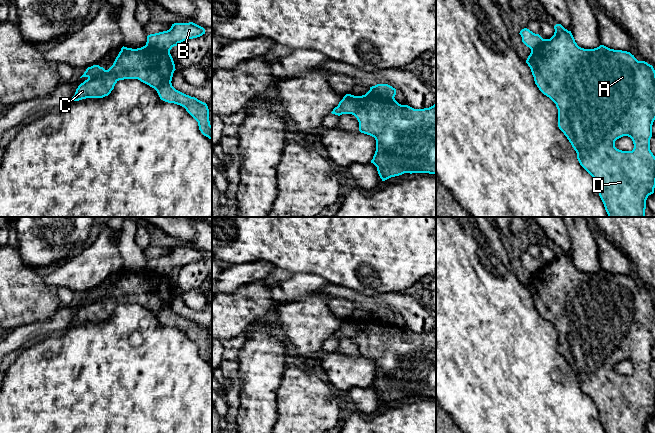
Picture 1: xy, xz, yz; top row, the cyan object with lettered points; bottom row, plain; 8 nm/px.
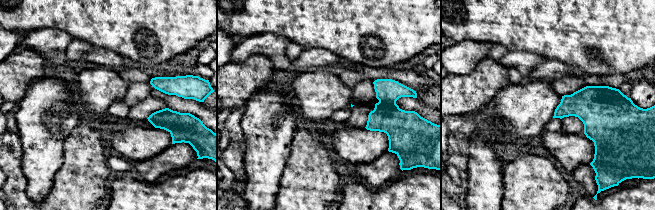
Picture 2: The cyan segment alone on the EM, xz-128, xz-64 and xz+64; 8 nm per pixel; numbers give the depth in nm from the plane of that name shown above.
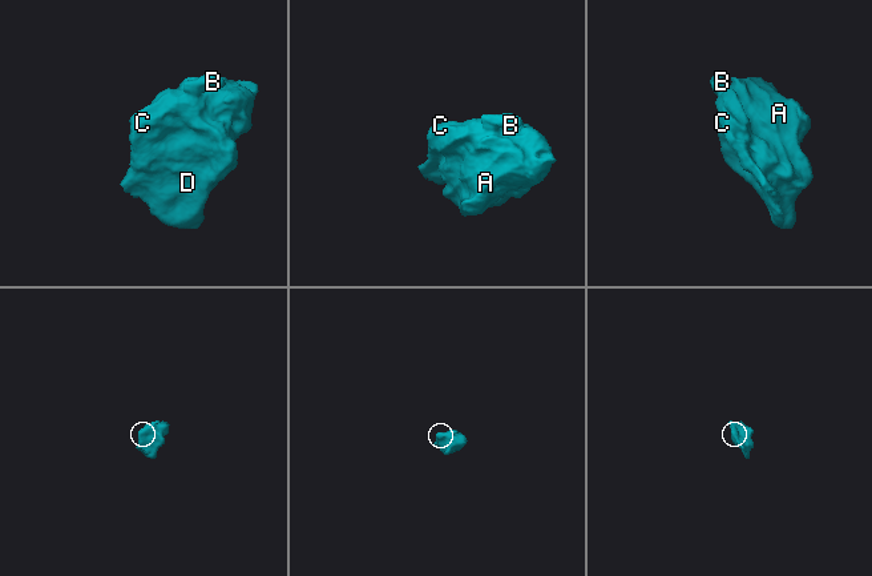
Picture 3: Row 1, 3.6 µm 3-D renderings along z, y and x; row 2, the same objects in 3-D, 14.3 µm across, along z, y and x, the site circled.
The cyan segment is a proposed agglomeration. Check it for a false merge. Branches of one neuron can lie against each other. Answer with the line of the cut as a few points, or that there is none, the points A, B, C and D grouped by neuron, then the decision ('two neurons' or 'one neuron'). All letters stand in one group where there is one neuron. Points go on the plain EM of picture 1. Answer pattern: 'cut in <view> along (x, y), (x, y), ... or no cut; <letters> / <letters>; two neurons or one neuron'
cut in xy along (146, 268), (169, 275); A C D / B; two neurons

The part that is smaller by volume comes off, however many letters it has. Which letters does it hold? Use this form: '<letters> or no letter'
B

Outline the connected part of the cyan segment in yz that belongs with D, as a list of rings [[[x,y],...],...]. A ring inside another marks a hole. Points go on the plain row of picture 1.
[[[556,248],[554,253],[554,259],[550,263],[543,263],[531,274],[526,284],[535,308],[556,328],[558,351],[576,375],[580,389],[596,405],[605,433],[646,433],[646,424],[654,417],[655,412],[655,380],[650,374],[655,344],[653,290],[645,285],[638,285],[630,276],[610,273],[604,269],[594,273],[581,272],[571,255],[561,248]],[[623,360],[632,363],[632,375],[622,375],[615,371],[615,365]]]

